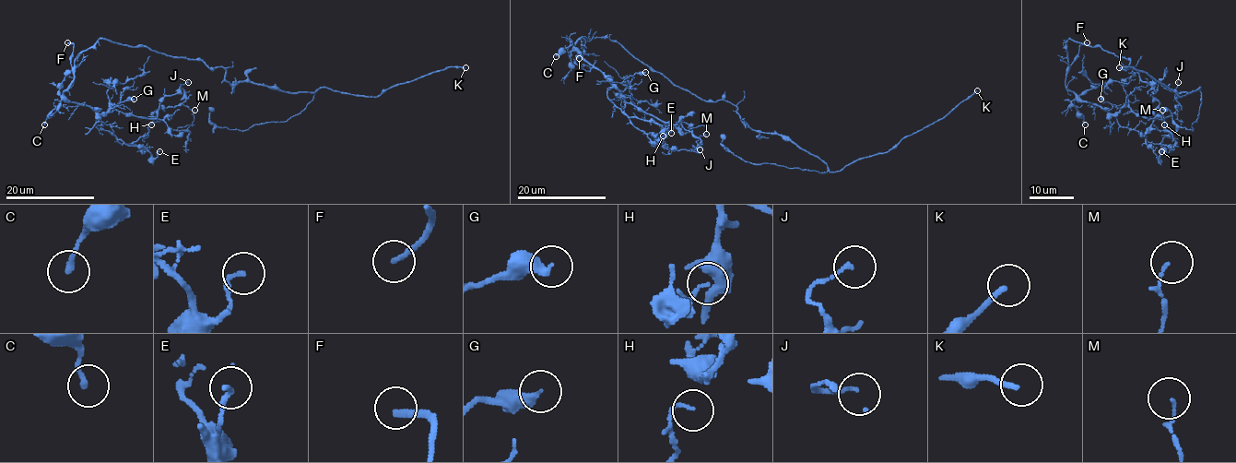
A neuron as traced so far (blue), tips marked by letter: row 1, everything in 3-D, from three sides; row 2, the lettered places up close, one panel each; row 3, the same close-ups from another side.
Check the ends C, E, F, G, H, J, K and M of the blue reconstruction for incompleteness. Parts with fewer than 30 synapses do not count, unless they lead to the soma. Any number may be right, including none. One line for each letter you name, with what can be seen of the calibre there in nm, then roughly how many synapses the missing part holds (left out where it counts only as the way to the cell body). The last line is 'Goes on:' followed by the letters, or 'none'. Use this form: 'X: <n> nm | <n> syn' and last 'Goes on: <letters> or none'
F: 200 nm
K: 170 nm | 70 syn
Goes on: F, K

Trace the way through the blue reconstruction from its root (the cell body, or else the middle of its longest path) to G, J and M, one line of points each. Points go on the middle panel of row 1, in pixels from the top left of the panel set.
G: (681, 89), (606, 37), (582, 37), (574, 45), (588, 62), (620, 90), (629, 85), (635, 74), (645, 72)
J: (681, 89), (606, 37), (582, 37), (574, 45), (628, 102), (665, 124), (663, 140), (668, 148), (700, 149)
M: (681, 89), (606, 37), (582, 37), (574, 45), (628, 102), (665, 122), (680, 123), (698, 137), (706, 134)

